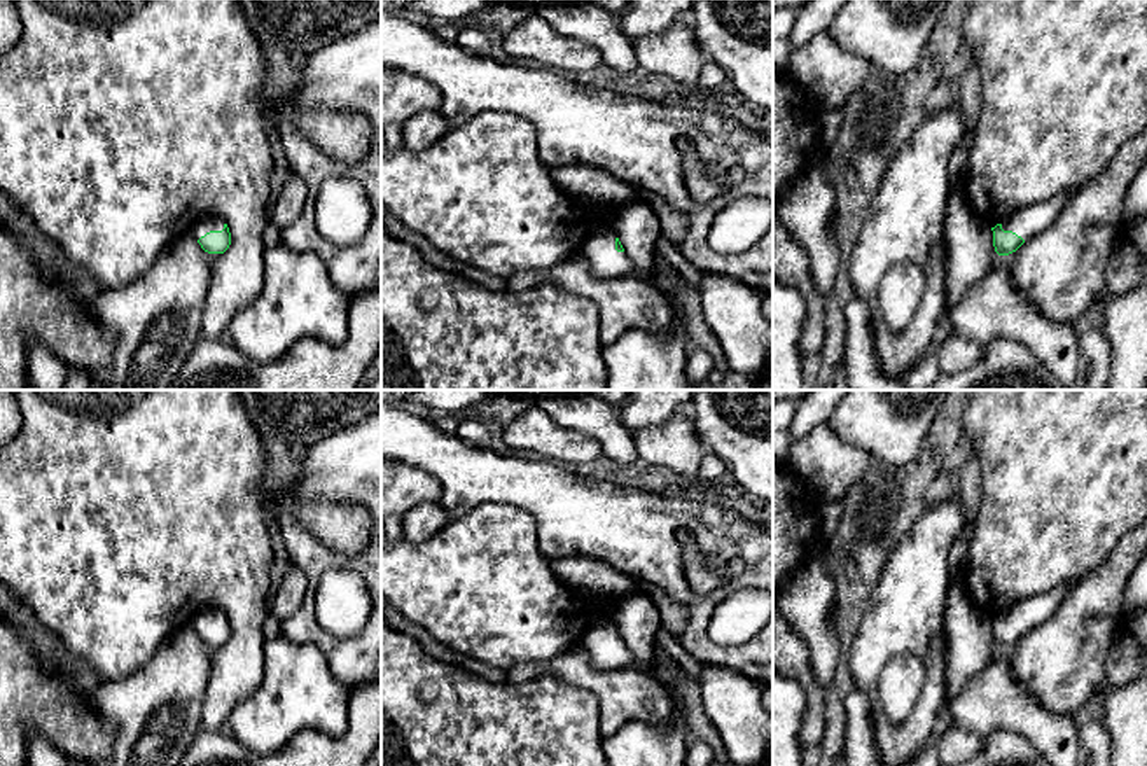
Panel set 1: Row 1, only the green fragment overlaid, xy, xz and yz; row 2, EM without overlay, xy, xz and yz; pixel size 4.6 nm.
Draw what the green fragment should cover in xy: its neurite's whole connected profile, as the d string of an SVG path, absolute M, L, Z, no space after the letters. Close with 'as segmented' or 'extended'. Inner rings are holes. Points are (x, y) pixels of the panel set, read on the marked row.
M205 217L196 220L191 233L208 254L224 254L231 245L229 227L219 217Z; extended

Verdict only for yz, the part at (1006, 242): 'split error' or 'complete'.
split error

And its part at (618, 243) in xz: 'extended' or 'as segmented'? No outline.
extended

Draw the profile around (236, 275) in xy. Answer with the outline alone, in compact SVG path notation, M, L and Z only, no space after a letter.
M12 0L23 21L17 44L0 54L0 189L9 194L33 226L77 266L84 268L100 290L124 287L140 278L161 252L191 233L196 220L222 219L231 233L231 245L212 261L212 280L201 313L201 338L219 341L231 320L261 292L264 282L262 234L269 224L273 150L269 135L275 131L273 108L261 96L266 82L264 42L254 33L240 0Z

